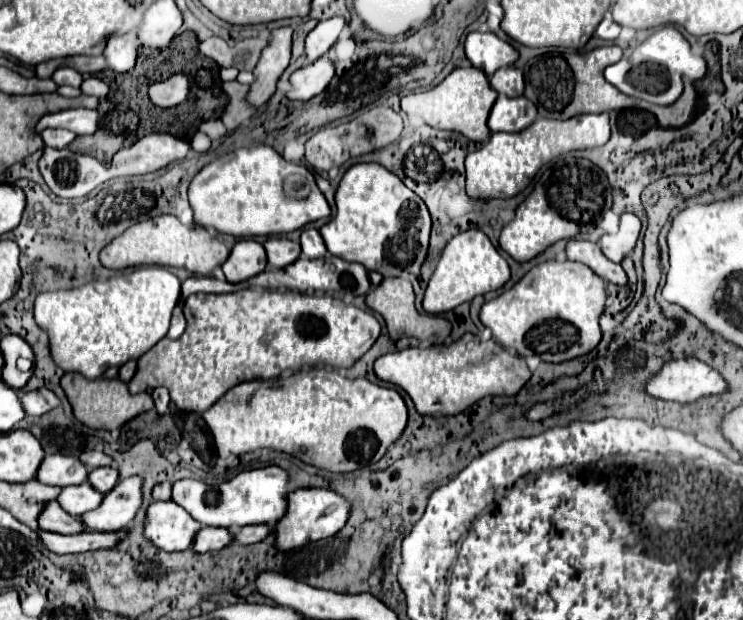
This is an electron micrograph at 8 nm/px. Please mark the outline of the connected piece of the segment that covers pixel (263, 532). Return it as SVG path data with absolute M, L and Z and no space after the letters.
M247 525L243 529L233 531L233 541L235 543L259 543L263 541L267 535L271 535L271 525Z

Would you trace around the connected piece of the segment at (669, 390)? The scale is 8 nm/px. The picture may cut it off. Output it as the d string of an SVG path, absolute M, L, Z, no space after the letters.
M673 359L647 383L647 393L659 399L691 403L705 395L719 395L727 389L723 377L703 361Z

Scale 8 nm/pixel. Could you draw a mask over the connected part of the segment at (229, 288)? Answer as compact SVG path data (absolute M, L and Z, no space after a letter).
M189 277L181 283L181 299L193 293L233 293L235 285L227 281L217 281L215 277Z

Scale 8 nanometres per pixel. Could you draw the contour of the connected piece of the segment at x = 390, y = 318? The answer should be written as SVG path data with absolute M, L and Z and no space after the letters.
M399 277L397 279L383 279L383 283L379 287L375 287L367 295L365 305L385 319L389 337L393 341L397 341L401 337L417 337L419 341L429 339L431 343L443 343L451 333L451 323L445 321L443 317L417 313L417 309L415 309L415 293L413 293L413 287L411 287L411 283L407 279L399 279Z

